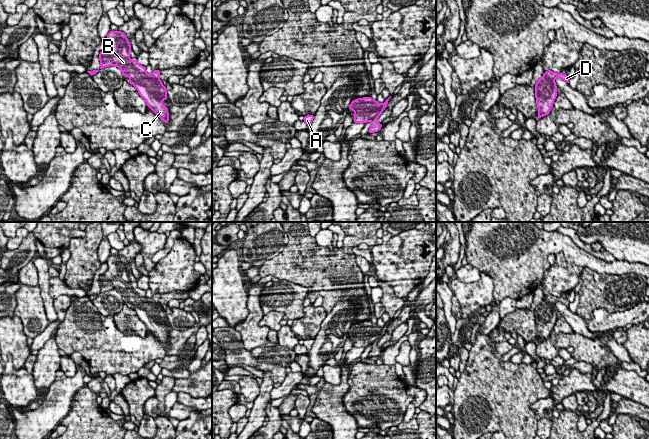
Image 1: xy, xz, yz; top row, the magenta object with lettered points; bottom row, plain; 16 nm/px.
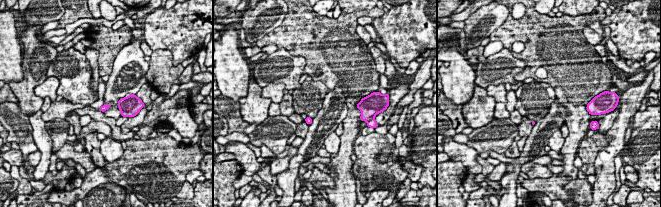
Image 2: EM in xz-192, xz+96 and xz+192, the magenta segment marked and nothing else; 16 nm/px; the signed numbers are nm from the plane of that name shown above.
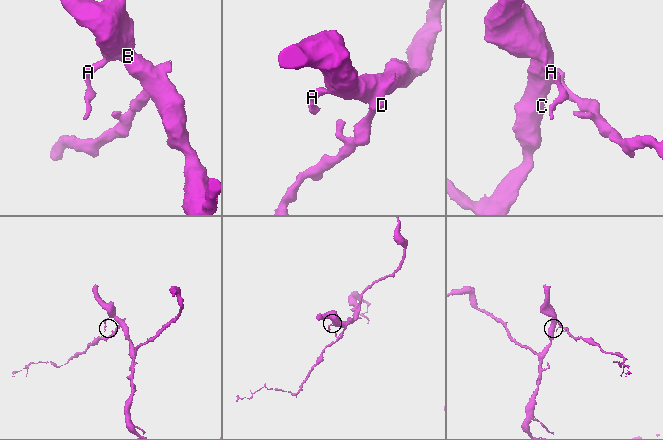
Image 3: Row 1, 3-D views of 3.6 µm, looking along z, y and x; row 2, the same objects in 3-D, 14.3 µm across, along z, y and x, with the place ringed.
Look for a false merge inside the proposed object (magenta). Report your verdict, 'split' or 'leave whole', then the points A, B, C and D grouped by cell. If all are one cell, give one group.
split | A B C / D

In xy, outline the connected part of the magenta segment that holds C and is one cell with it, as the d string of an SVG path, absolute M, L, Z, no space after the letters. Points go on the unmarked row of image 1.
M109 255L106 261L107 271L100 275L100 293L117 290L122 299L129 301L129 308L136 311L139 319L145 324L147 330L152 333L156 340L169 346L168 331L161 326L167 323L167 313L160 303L146 296L146 291L141 290L137 284L130 283L131 269L123 256Z

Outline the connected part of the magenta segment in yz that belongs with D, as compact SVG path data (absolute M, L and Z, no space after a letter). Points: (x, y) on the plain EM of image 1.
M551 294L545 295L544 298L548 300L549 302L555 303L555 302L561 302L567 307L569 307L569 301L566 298L563 297L556 297Z

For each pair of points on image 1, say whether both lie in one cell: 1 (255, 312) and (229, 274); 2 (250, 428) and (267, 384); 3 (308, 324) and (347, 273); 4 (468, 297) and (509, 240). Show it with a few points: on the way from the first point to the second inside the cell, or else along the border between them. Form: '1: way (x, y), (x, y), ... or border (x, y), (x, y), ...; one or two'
1: border (247, 290), (248, 315), (238, 322); two
2: way (257, 417), (259, 405), (264, 395); one
3: border (322, 307), (326, 313); two
4: border (481, 271), (492, 279), (493, 296); two

